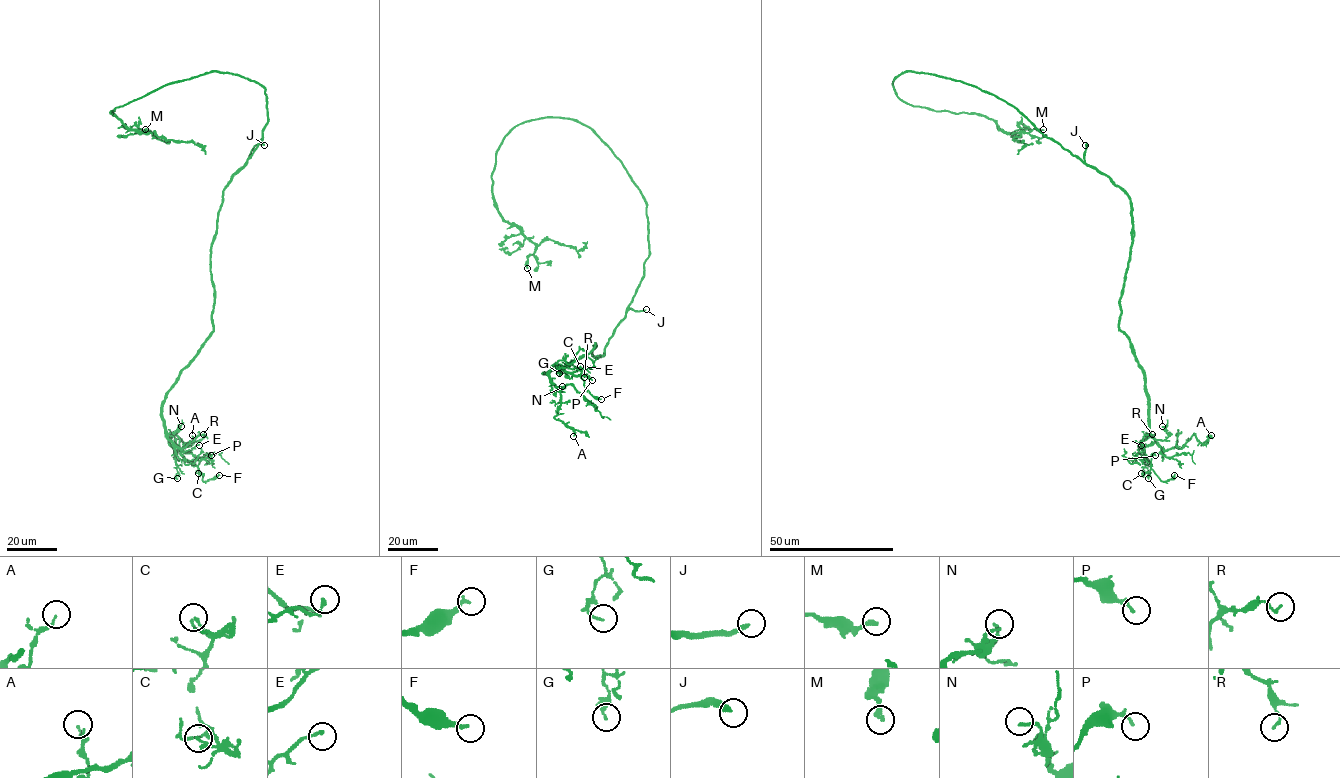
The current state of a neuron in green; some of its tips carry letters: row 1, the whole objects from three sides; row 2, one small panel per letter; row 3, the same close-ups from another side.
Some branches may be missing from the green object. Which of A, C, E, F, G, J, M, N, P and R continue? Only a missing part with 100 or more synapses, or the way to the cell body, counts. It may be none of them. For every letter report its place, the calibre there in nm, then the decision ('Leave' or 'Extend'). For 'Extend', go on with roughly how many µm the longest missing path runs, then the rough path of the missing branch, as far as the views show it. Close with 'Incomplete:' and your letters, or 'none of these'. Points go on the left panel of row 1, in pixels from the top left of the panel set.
A: Place: (192, 435). Thickness 100 nm. Leave
C: Place: (198, 473). Thickness 70 nm. Leave
E: Place: (199, 445). Thickness 190 nm. Leave
F: Place: (219, 475). Thickness 200 nm. Leave
G: Place: (177, 478). Thickness 90 nm. Leave
J: Place: (264, 145). Thickness 240 nm. Extend. Missing length about 5 µm
M: Place: (145, 129). Thickness 220 nm. Leave
N: Place: (181, 426). Thickness 150 nm. Leave
P: Place: (211, 455). Thickness 140 nm. Leave
R: Place: (203, 434). Thickness 130 nm. Leave
Incomplete: J

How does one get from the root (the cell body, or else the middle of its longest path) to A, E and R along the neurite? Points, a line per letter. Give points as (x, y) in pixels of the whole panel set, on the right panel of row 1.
A: (1046, 137), (1130, 200), (1118, 327), (1143, 371), (1150, 435), (1163, 450), (1211, 435)
E: (1046, 137), (1106, 175), (1130, 200), (1132, 242), (1118, 327), (1143, 374), (1148, 435), (1143, 451), (1141, 445)
R: (1046, 137), (1106, 175), (1130, 200), (1132, 242), (1118, 327), (1143, 374), (1148, 435), (1141, 447), (1152, 434)

